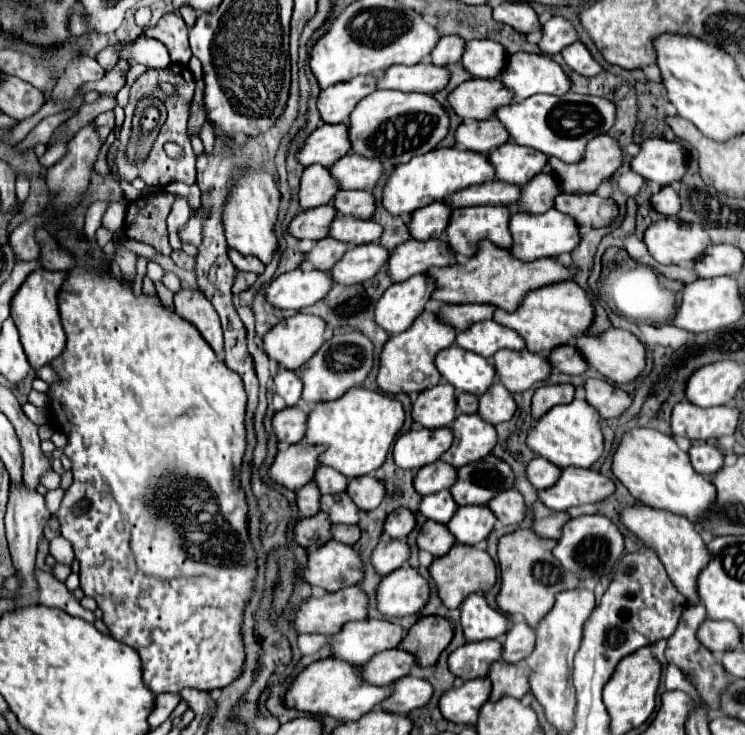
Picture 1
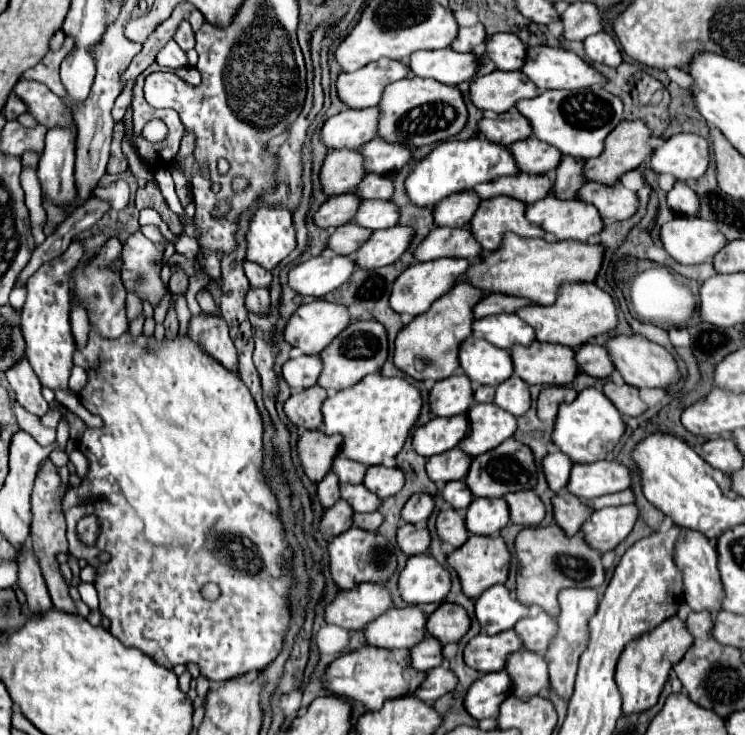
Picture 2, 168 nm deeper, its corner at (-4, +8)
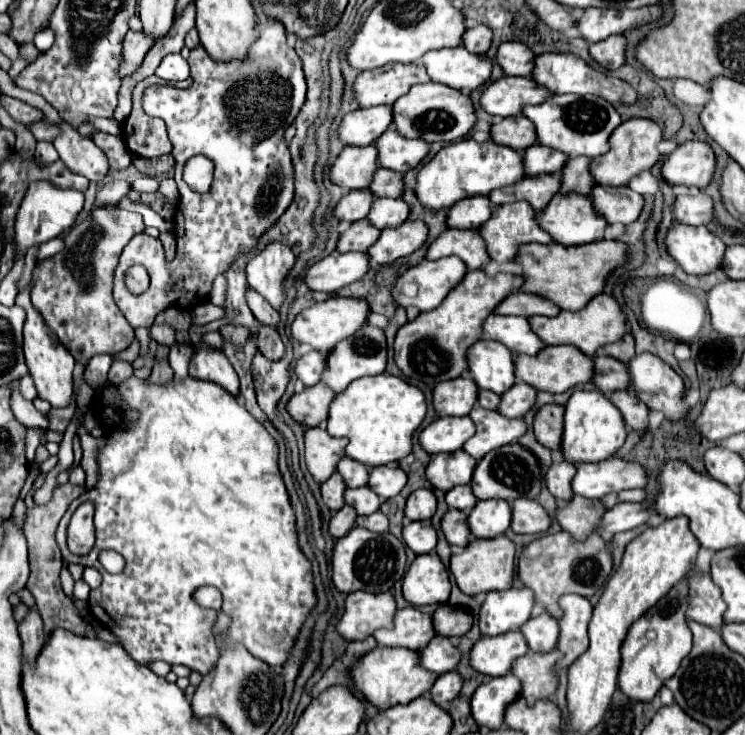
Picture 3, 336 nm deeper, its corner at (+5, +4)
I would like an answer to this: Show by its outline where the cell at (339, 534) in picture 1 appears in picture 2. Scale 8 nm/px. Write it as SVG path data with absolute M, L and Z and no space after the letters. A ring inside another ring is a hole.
M373 511L373 513L355 513L353 515L353 525L359 527L359 529L365 529L365 531L377 531L381 521L383 521L383 517L377 511Z

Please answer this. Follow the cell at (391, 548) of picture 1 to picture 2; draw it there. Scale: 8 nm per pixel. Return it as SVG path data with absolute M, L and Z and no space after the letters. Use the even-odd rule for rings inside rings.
M405 523L397 529L397 547L407 557L425 553L429 547L429 541L431 541L431 537L429 537L429 531L425 525Z

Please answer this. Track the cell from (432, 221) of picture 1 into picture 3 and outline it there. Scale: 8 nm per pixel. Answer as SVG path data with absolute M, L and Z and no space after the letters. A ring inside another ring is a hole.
M488 197L462 199L448 213L448 227L456 229L476 229L484 219L492 215L492 203Z

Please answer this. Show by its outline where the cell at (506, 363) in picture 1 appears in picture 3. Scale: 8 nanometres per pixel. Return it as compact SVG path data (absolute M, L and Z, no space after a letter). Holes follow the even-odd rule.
M558 345L558 347L546 347L538 355L518 355L516 357L516 379L532 385L538 391L548 393L564 393L574 385L590 383L594 375L594 363L592 357L584 355L578 347L572 345Z

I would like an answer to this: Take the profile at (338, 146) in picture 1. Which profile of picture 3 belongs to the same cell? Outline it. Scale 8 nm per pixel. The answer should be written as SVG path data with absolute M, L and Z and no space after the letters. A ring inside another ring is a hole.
M376 105L348 113L340 125L340 139L346 145L372 145L392 123L392 107Z

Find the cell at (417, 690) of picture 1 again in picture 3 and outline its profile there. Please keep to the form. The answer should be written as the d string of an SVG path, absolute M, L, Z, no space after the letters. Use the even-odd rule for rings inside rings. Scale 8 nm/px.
M448 671L448 673L444 673L436 679L436 683L434 683L434 687L430 689L428 695L440 707L448 707L450 701L460 695L460 689L462 689L460 673L458 671Z

